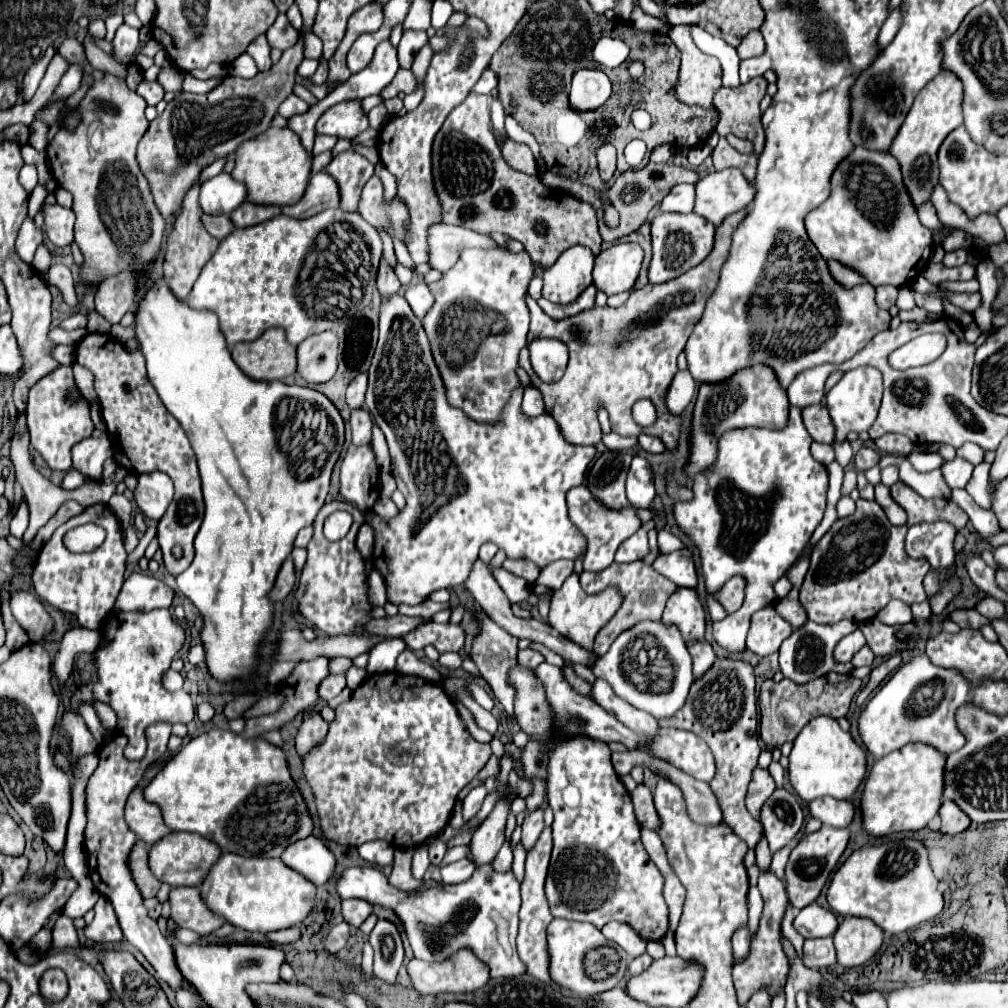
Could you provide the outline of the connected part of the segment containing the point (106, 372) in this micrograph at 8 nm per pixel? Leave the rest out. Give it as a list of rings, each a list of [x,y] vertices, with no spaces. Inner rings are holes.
[[[88,334],[76,346],[76,362],[86,366],[96,382],[96,394],[100,398],[102,416],[106,420],[106,430],[112,440],[114,458],[120,466],[128,468],[132,474],[142,472],[166,472],[174,482],[174,500],[168,506],[168,522],[158,522],[158,540],[164,556],[164,566],[172,576],[184,572],[194,558],[194,536],[202,524],[204,500],[200,490],[200,474],[196,466],[194,450],[188,442],[186,432],[176,418],[164,408],[154,386],[146,378],[146,362],[142,352],[126,352],[124,344],[108,334]],[[180,544],[184,556],[176,560],[172,556],[172,546]]]

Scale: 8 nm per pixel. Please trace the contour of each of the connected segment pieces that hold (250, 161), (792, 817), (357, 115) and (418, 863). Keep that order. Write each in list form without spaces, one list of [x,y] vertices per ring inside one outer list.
[[[268,128],[268,132],[246,140],[236,148],[236,166],[234,180],[246,186],[246,202],[268,204],[268,206],[286,206],[296,204],[308,186],[312,160],[300,144],[300,138],[290,128]]]
[[[776,788],[760,810],[760,822],[764,826],[770,850],[776,852],[798,836],[798,832],[802,830],[804,814],[794,794]]]
[[[348,100],[332,106],[316,122],[316,134],[330,134],[346,140],[352,140],[368,128],[368,116],[362,112],[358,100]]]
[[[422,844],[418,848],[414,848],[414,860],[412,860],[412,876],[416,880],[424,880],[424,874],[430,866],[430,860],[428,860],[428,846]]]

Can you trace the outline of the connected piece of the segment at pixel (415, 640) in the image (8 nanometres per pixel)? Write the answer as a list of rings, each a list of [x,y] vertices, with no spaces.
[[[434,620],[424,622],[402,636],[410,650],[422,650],[424,646],[434,644],[440,654],[458,652],[464,646],[464,638],[464,628],[460,624],[438,624]]]

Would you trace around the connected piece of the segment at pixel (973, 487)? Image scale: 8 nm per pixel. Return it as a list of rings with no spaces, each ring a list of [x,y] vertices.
[[[982,462],[974,468],[974,474],[972,474],[972,480],[968,482],[966,490],[968,494],[982,506],[982,508],[990,508],[990,498],[988,498],[988,486],[990,486],[990,464]]]

